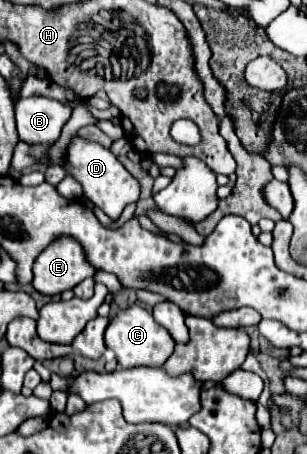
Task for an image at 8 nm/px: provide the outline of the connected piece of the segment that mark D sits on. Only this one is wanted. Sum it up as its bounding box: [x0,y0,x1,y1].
[66,138,140,220]

